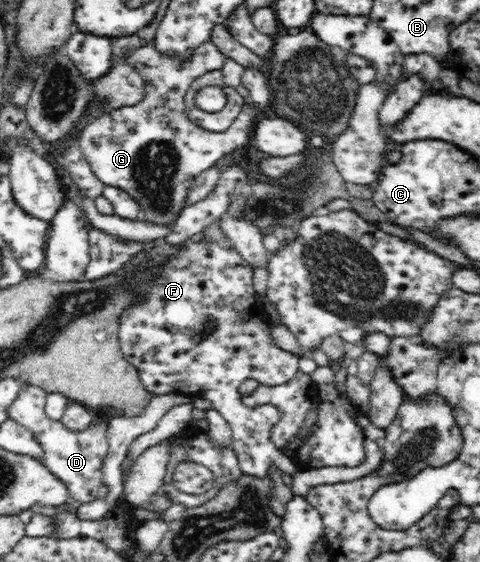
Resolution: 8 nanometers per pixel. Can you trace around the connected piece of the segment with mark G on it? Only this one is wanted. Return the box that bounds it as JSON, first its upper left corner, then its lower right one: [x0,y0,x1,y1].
[78,43,260,225]

